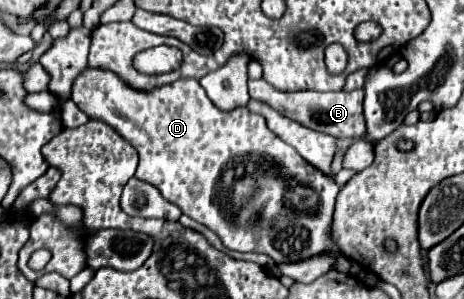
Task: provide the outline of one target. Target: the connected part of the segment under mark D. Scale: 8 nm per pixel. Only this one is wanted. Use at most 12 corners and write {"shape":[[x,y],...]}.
{"shape":[[86,67],[72,101],[224,247],[322,251],[340,187],[260,115]]}

